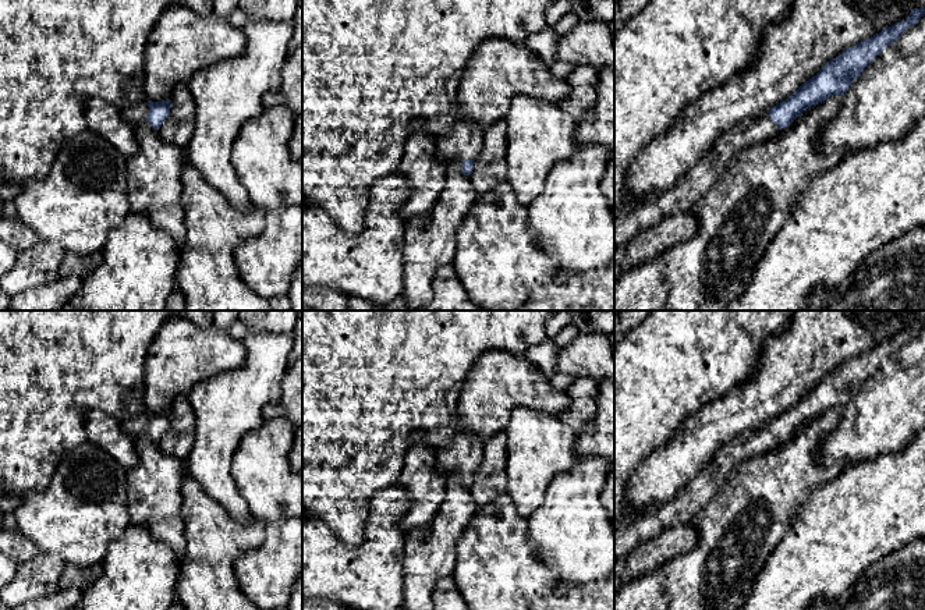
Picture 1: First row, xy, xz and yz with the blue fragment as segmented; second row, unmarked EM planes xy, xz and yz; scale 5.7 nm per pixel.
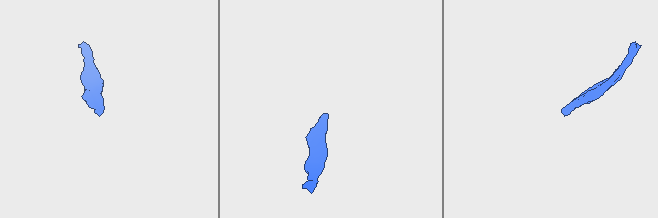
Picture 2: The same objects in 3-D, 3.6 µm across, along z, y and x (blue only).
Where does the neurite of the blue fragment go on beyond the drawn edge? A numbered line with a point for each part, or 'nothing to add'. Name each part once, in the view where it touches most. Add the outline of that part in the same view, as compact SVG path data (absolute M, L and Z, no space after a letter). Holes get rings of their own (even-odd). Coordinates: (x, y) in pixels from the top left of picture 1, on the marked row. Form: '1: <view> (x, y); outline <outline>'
1: yz (633, 220); outline M769 111L727 130L716 146L708 150L673 187L649 192L641 203L624 203L614 217L614 249L634 241L663 217L687 212L709 188L723 178L737 155L745 148L779 132Z

